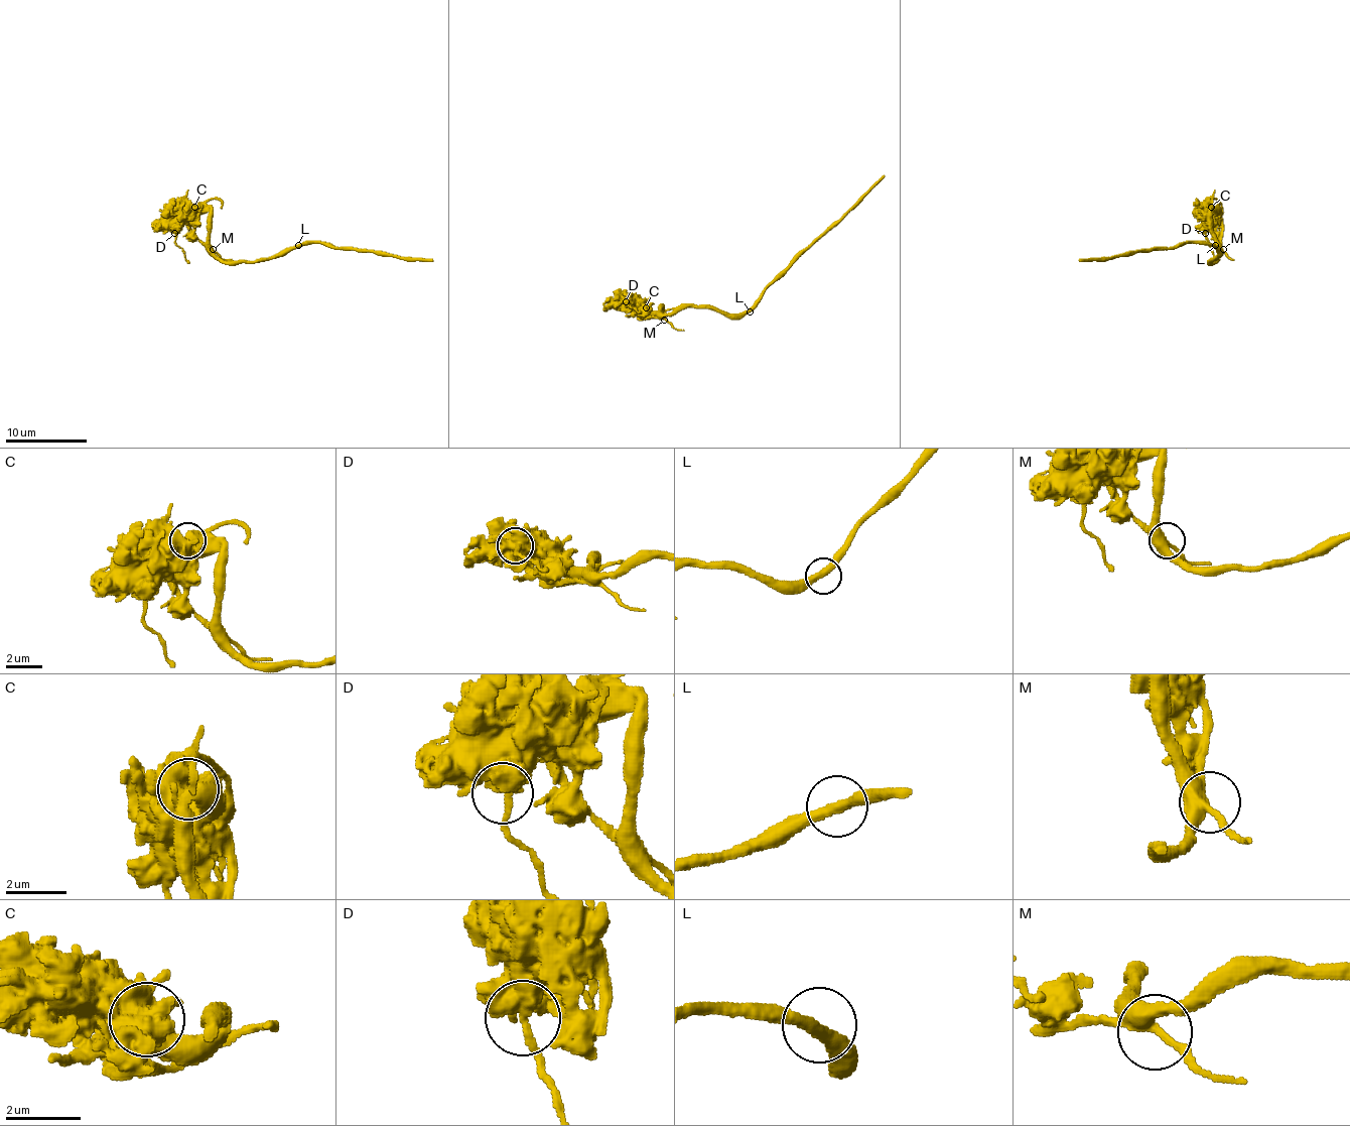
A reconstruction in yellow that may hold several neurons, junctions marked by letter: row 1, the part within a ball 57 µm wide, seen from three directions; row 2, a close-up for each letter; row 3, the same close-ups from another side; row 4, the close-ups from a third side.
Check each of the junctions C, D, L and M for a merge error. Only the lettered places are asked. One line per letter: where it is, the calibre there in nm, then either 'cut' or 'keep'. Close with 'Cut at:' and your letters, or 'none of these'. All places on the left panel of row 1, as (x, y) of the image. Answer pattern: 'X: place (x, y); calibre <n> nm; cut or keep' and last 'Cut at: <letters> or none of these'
C: place (194, 207); calibre 600 nm; keep
D: place (174, 233); calibre 480 nm; keep
L: place (298, 245); calibre 360 nm; keep
M: place (213, 249); calibre 400 nm; keep
Cut at: none of these

